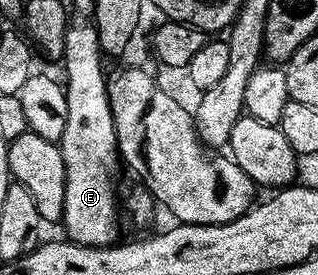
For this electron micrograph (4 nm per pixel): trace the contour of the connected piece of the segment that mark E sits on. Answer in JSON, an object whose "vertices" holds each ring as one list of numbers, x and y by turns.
{"vertices":[[77,21,65,30,65,40,63,41,63,53,61,59,65,63,65,79,63,78,63,86,65,88,65,96,67,97,67,126,63,128,63,137,60,141,60,149,63,153,63,169,67,173,67,189,63,193,63,213,60,222,65,223,65,231,70,240,84,247,111,247,118,242,117,236,117,207,119,211,119,195,117,199,117,170,122,170,123,160,117,150,117,130,115,129,115,121,111,113,111,105,109,104,109,93,107,90,107,71,101,68,101,59,103,60,103,52,99,45,99,33,96,26,89,21]]}

